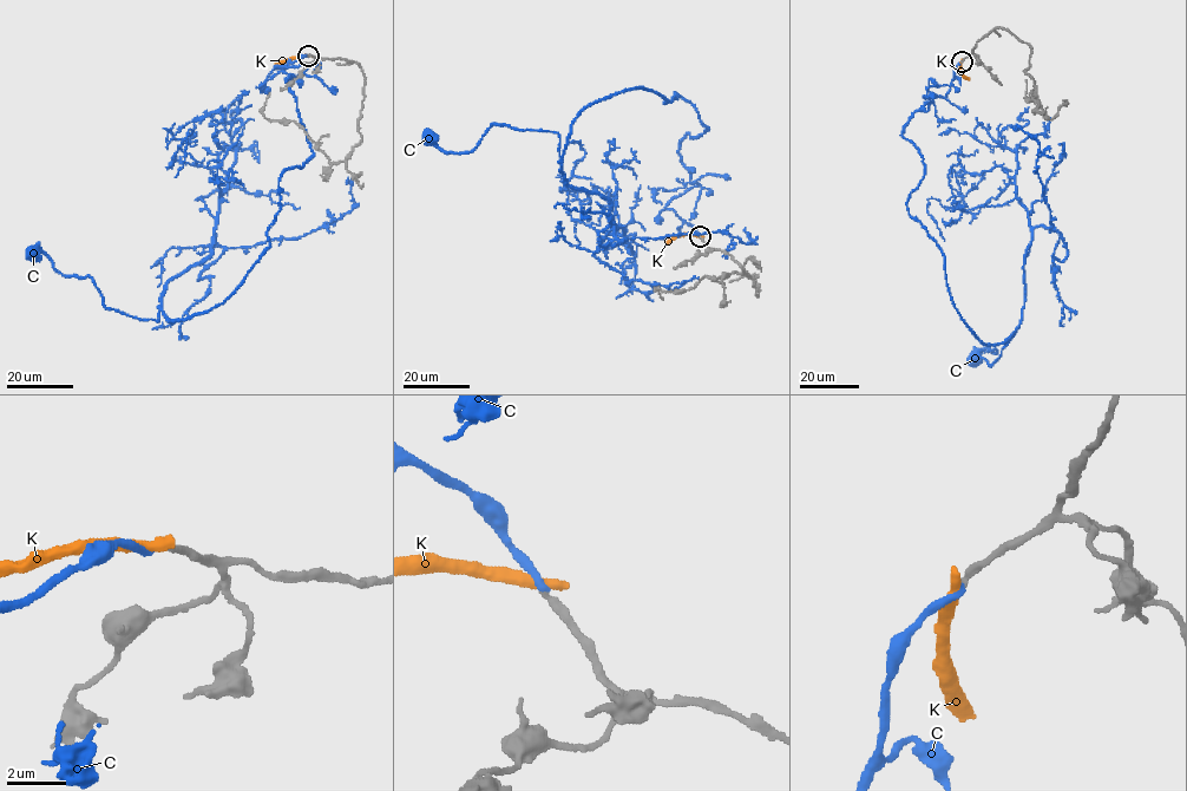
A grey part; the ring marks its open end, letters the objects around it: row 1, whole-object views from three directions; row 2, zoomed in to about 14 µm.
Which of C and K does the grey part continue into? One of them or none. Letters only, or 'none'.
C

